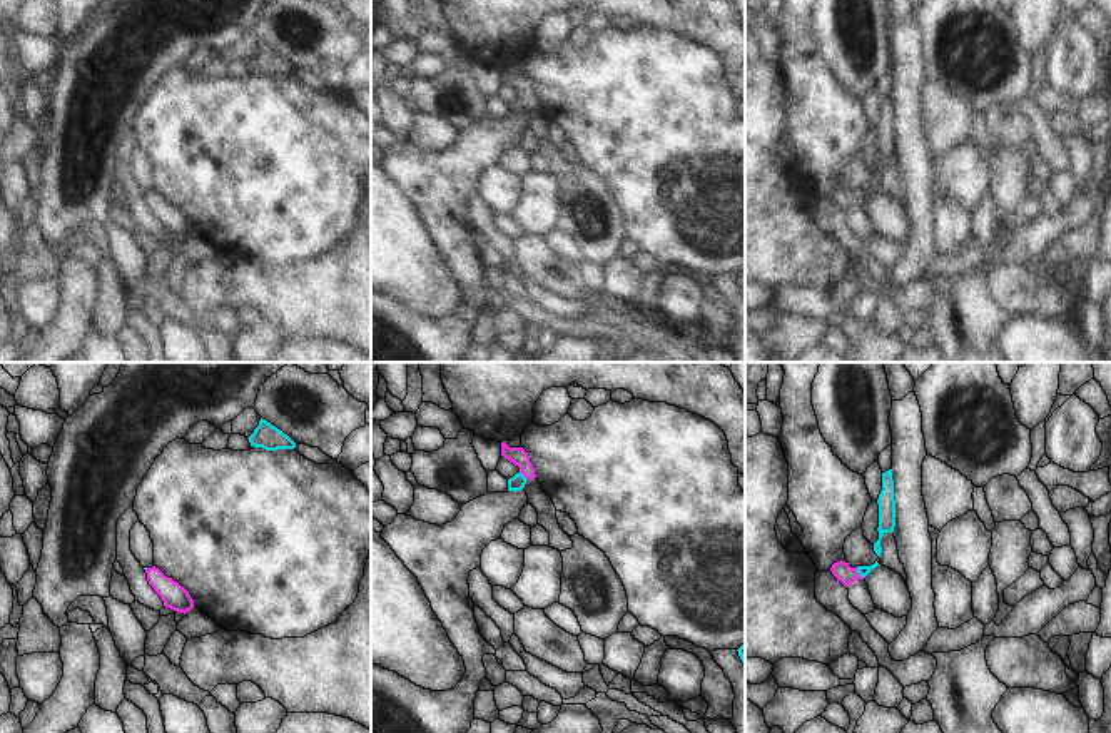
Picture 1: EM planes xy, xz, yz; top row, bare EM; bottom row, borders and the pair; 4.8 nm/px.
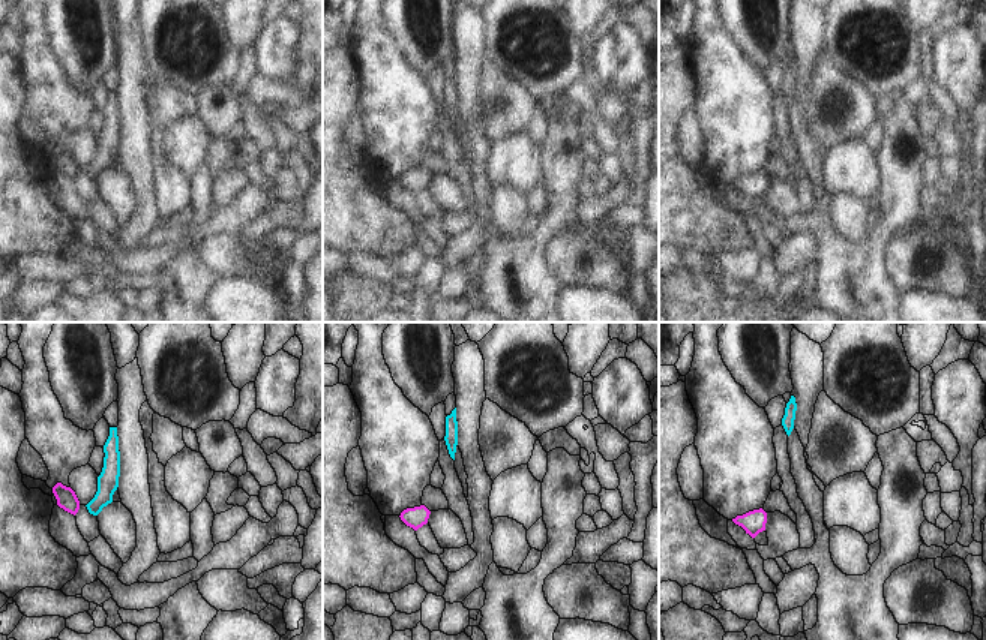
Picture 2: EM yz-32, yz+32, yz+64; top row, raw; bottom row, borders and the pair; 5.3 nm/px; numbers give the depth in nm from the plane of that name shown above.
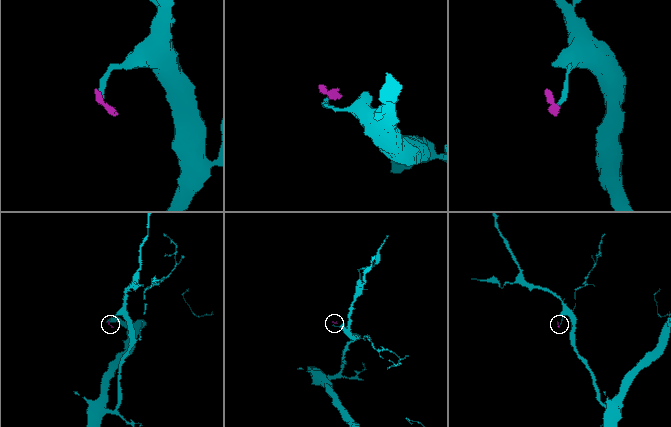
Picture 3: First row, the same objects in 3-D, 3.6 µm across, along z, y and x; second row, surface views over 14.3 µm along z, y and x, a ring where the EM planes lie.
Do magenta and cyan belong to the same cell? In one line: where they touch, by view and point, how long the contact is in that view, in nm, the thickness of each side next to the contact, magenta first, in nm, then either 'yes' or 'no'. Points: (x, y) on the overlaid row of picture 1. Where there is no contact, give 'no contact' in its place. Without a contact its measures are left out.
yz (857, 573) | 70 nm | 90/50 nm | yes

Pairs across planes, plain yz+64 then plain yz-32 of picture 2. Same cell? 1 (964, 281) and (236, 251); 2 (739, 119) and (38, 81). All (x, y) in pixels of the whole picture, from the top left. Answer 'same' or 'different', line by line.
1: same
2: same

